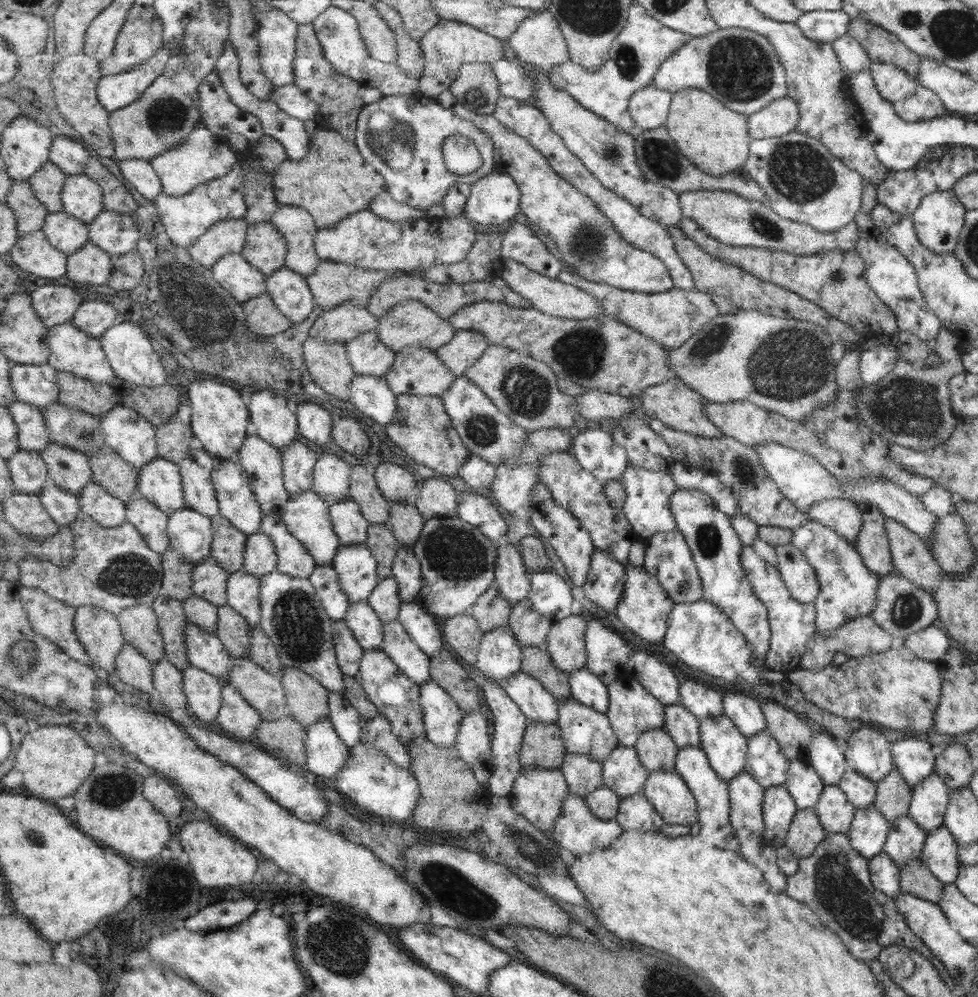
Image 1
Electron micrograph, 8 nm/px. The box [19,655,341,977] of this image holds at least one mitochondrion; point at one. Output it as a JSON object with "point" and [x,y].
{"point":[112,789]}

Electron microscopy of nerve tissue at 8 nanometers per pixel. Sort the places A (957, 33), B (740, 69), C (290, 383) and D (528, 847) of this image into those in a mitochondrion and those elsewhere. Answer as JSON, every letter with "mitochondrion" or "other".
{"A":"mitochondrion","B":"mitochondrion","C":"other","D":"mitochondrion"}

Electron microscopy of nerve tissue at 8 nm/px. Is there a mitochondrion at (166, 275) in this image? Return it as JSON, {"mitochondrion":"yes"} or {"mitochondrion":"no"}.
{"mitochondrion":"yes"}

